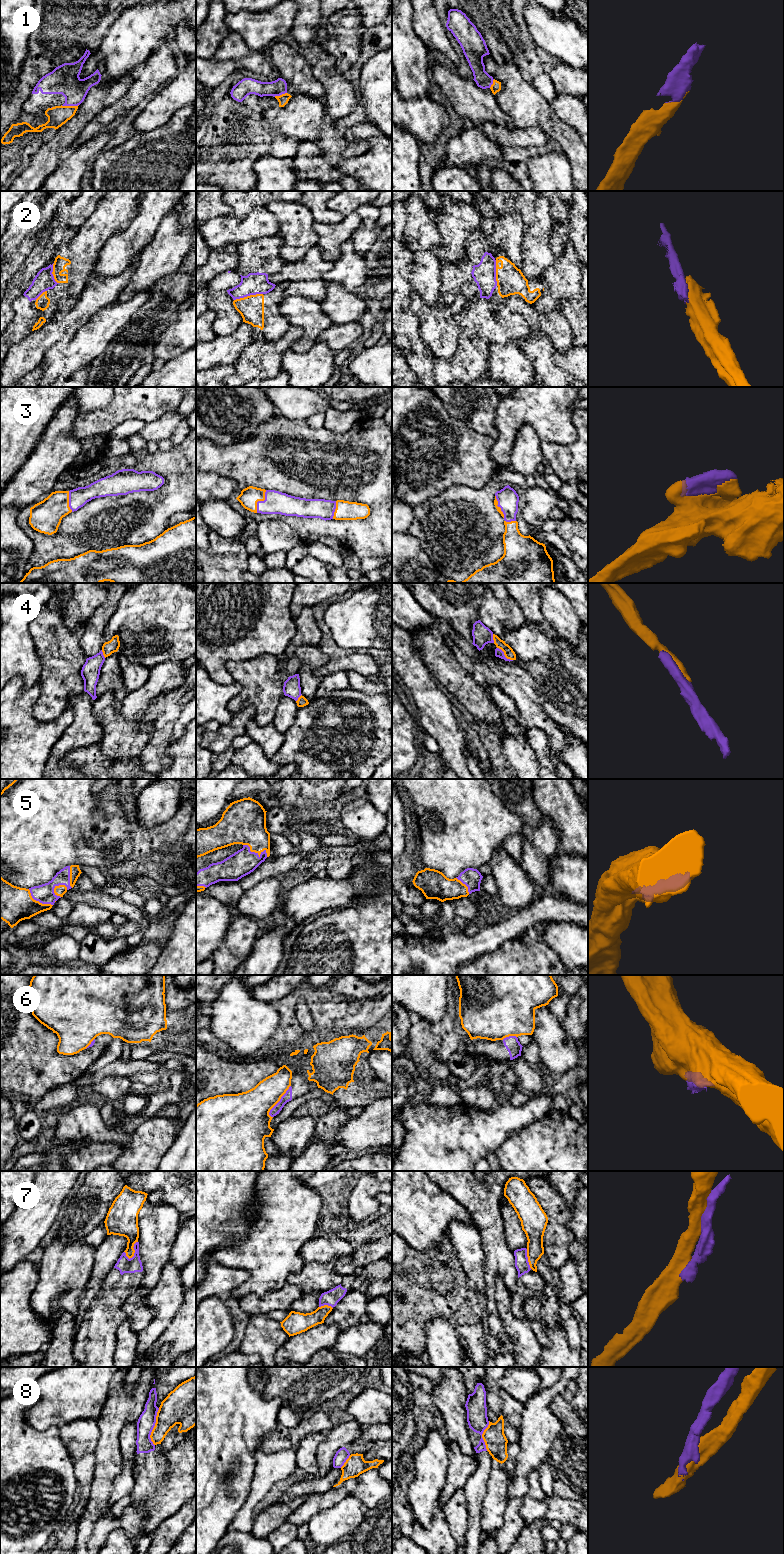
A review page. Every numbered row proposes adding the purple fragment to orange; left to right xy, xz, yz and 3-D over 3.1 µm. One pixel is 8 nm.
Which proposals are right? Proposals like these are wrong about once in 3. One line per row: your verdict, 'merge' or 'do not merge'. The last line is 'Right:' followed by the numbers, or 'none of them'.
1: merge
2: do not merge
3: merge
4: merge
5: merge
6: do not merge
7: do not merge
8: do not merge
Right: 1, 3, 4, 5

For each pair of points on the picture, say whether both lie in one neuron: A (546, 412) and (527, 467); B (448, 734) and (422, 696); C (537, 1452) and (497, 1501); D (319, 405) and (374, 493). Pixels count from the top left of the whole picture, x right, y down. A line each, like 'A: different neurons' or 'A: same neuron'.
A: different neurons
B: same neuron
C: different neurons
D: different neurons

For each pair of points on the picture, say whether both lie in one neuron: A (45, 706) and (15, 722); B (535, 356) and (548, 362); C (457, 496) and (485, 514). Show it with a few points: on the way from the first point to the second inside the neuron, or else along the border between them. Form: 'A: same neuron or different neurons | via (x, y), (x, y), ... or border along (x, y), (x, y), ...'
A: different neurons | border along (32, 706), (37, 720), (55, 719)
B: same neuron | via (538, 356), (545, 362)
C: same neuron | via (464, 503), (475, 514), (478, 514)

